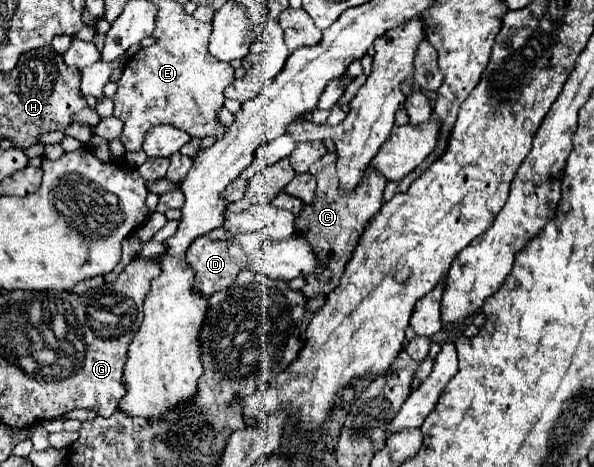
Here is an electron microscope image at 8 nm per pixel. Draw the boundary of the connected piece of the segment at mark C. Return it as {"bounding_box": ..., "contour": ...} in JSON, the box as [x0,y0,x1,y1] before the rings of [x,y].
{"bounding_box":[295,152,387,300],"contour":[[[327,152],[321,160],[317,160],[309,168],[309,172],[317,180],[315,200],[311,204],[303,204],[301,212],[295,216],[295,234],[305,238],[311,244],[311,250],[315,252],[315,258],[323,268],[319,274],[311,274],[305,278],[305,286],[301,292],[307,300],[315,298],[319,294],[327,296],[339,284],[343,268],[349,262],[349,258],[359,242],[359,236],[363,234],[369,220],[381,210],[381,204],[383,204],[383,188],[387,184],[387,178],[373,168],[367,168],[367,176],[363,178],[359,188],[355,188],[349,194],[339,194],[337,192],[335,160],[337,160],[335,152]]]}

